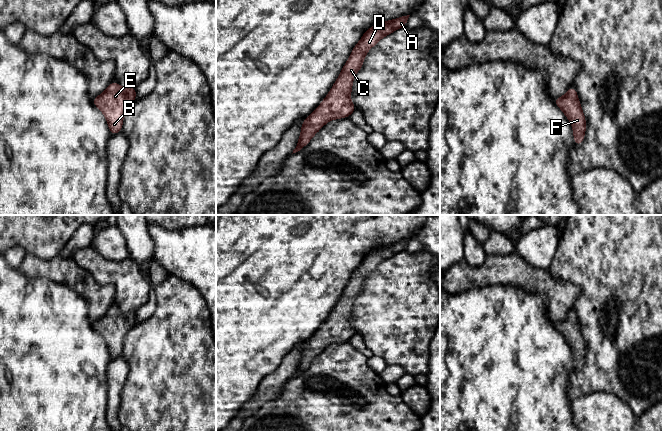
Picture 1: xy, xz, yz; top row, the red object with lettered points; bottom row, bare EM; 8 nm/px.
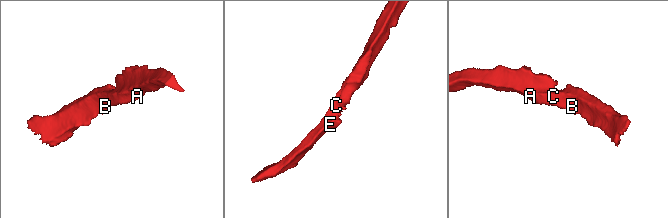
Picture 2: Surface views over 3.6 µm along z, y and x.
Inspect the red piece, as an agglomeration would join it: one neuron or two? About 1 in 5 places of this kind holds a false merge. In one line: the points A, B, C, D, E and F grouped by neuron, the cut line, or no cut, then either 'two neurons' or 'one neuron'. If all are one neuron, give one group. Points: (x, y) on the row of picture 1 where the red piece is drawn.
A B C D E F; no cut; one neuron

